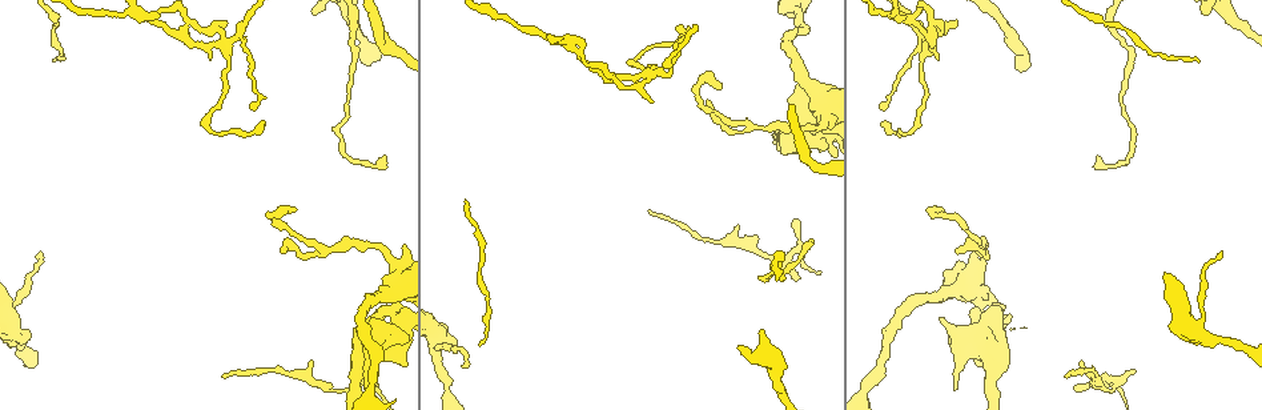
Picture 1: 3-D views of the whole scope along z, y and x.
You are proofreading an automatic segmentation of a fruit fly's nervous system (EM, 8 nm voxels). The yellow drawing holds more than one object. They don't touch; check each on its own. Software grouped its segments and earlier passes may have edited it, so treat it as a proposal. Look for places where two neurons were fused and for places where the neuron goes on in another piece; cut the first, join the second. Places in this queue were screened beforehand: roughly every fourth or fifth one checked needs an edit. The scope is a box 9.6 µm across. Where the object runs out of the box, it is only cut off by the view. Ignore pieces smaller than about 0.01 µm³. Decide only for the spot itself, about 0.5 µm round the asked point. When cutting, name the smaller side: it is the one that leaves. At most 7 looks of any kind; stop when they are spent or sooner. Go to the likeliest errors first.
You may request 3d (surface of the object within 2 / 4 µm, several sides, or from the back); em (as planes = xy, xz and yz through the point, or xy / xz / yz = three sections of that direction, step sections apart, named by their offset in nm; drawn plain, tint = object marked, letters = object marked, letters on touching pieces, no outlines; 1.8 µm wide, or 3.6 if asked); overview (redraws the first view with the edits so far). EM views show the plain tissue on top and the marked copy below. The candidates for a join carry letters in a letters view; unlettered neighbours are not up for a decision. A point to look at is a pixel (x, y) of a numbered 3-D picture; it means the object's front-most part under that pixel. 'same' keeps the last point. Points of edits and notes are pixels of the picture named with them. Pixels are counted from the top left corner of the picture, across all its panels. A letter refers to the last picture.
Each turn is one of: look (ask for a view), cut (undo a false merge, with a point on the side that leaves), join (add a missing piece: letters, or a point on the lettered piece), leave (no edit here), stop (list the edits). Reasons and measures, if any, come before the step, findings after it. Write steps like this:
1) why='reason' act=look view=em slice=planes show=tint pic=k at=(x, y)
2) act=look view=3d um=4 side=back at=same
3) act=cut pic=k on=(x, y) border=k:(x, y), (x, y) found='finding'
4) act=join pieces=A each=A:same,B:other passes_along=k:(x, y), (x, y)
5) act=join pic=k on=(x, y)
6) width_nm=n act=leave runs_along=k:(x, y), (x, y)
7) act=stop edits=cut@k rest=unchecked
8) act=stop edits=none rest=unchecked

act=look view=em slice=planes show=letters pic=1 at=(651, 71)

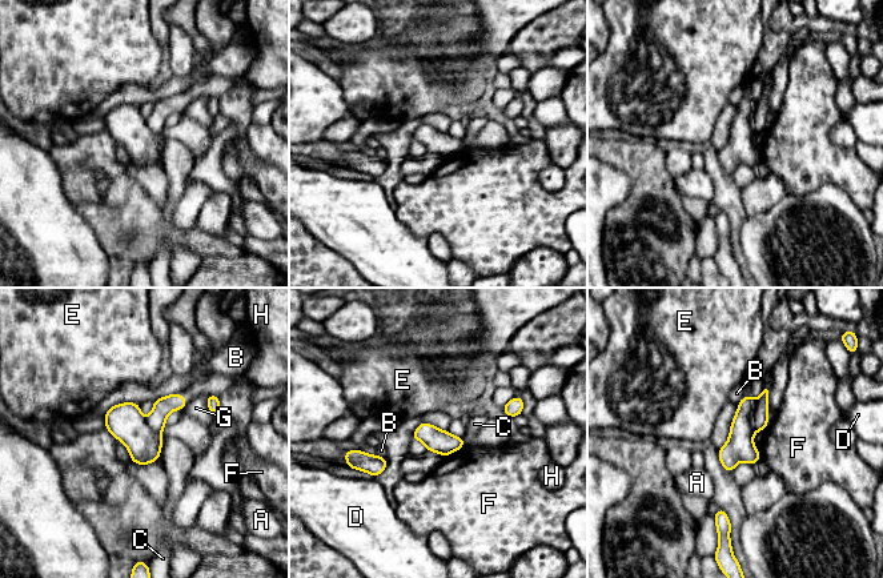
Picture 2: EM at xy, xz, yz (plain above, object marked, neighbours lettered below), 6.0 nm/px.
longest_contact=B:220nm act=cut pic=2 on=(759, 420) each=A:other,B:other,C:other,D:other,E:other,F:other,G:other,H:other border=2:(757, 400), (751, 414), (754, 432) found='a second neuron is stuck on'

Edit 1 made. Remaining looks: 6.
act=look view=overview

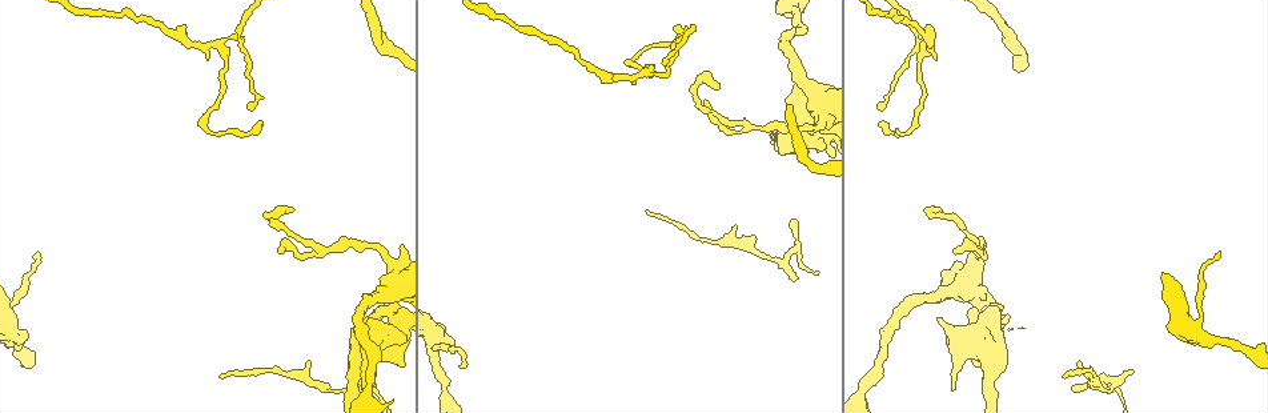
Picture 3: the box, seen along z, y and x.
why='abrupt turn' act=look view=3d um=4 pic=3 at=(438, 346)

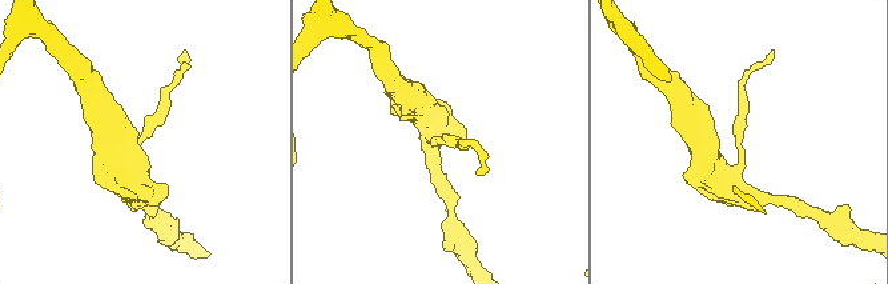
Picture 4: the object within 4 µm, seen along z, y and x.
act=look view=em slice=planes show=letters pic=4 at=(737, 140)

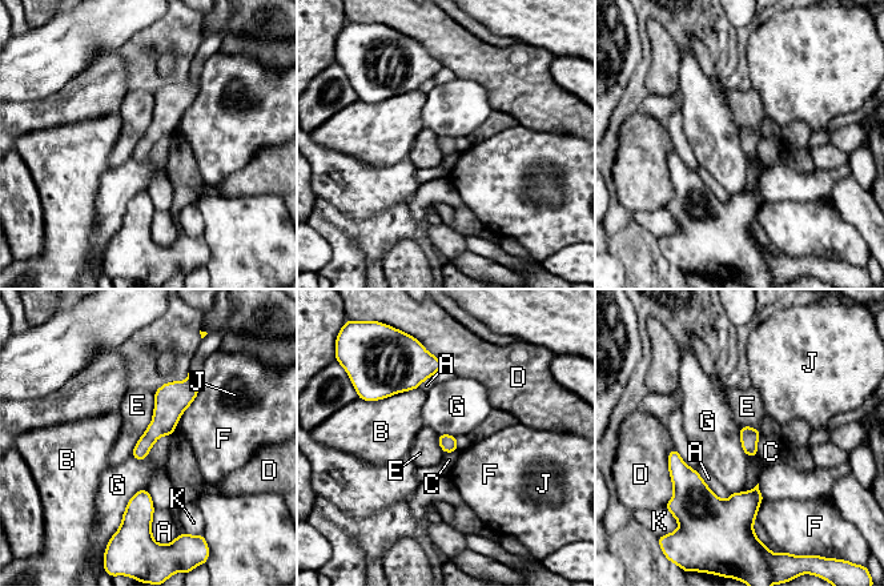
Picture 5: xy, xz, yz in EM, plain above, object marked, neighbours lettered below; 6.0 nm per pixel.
act=leave each=A:other,B:other,C:other,D:other,E:other,F:other,G:other,J:other,K:other runs_along=5:(196, 385), (151, 434), (140, 457) found='all the same neuron'

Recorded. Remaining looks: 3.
act=stop edits=cut@2 rest=unchecked

